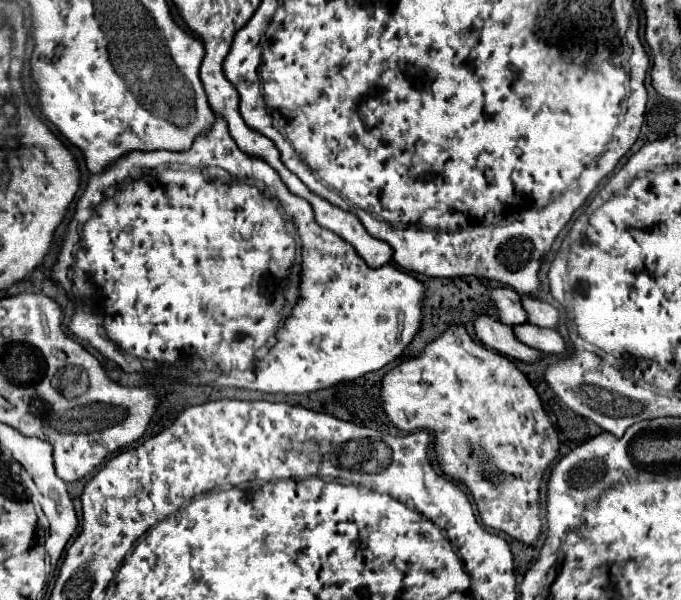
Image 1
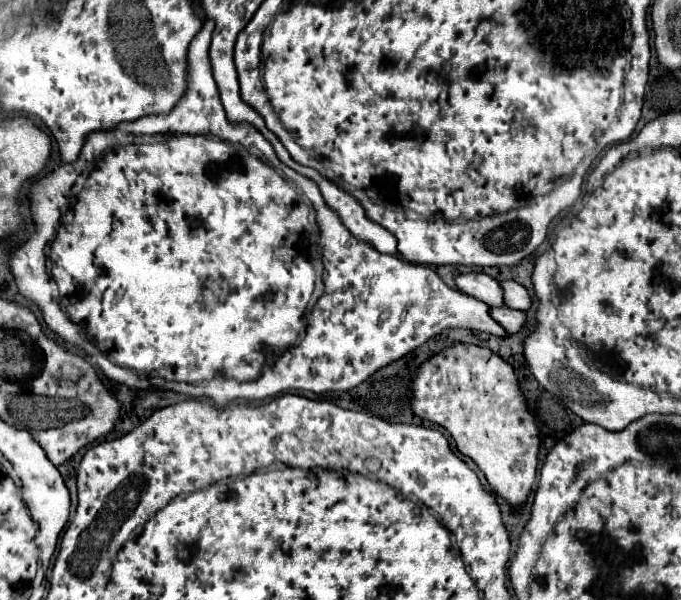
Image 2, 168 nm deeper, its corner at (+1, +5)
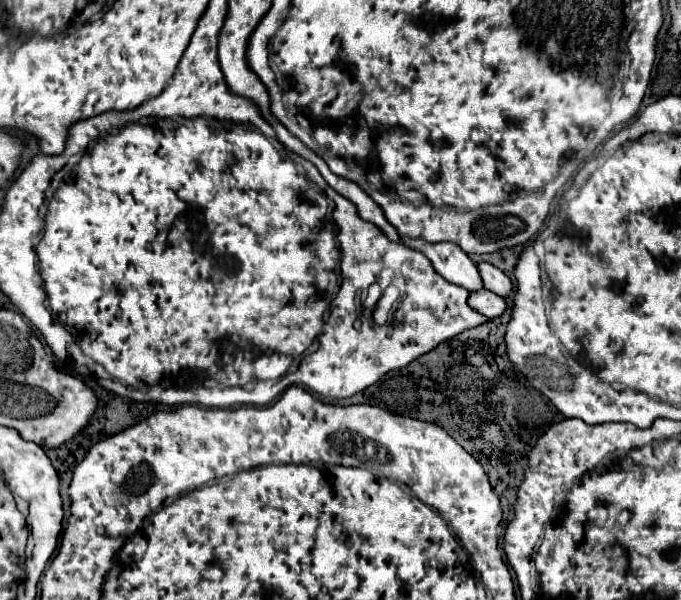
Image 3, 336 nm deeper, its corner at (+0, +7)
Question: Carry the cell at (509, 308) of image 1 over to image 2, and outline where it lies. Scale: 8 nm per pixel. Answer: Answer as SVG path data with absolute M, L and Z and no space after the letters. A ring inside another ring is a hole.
M459 273L455 277L455 281L463 293L487 303L489 307L503 307L505 305L503 303L503 289L501 289L499 281L495 281L493 277L489 277L485 273Z

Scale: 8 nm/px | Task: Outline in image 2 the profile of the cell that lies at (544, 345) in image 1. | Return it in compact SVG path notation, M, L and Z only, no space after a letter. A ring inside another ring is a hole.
M493 307L491 309L491 317L501 323L501 327L507 333L519 333L525 325L527 325L527 317L523 311L515 311L509 307Z

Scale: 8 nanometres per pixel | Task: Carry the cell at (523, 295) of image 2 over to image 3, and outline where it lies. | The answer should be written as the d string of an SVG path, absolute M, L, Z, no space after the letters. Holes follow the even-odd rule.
M478 263L478 269L480 269L480 277L484 281L484 287L488 291L494 291L500 297L506 297L510 293L512 283L498 267L494 267L490 263Z

